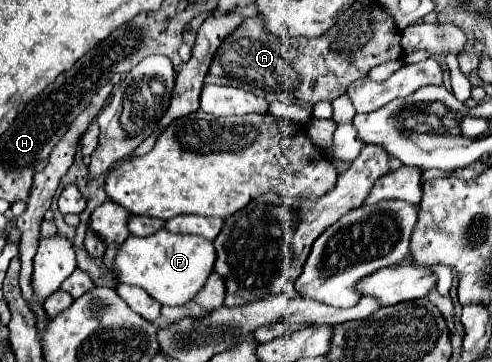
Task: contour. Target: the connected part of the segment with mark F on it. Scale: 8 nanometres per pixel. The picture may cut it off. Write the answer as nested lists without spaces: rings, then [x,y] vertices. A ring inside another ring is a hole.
[[[158,230],[156,234],[146,238],[128,236],[118,248],[118,256],[112,262],[112,270],[116,274],[118,284],[140,286],[162,306],[182,306],[200,292],[214,268],[214,260],[216,250],[210,240],[192,234],[178,236],[166,230]]]

